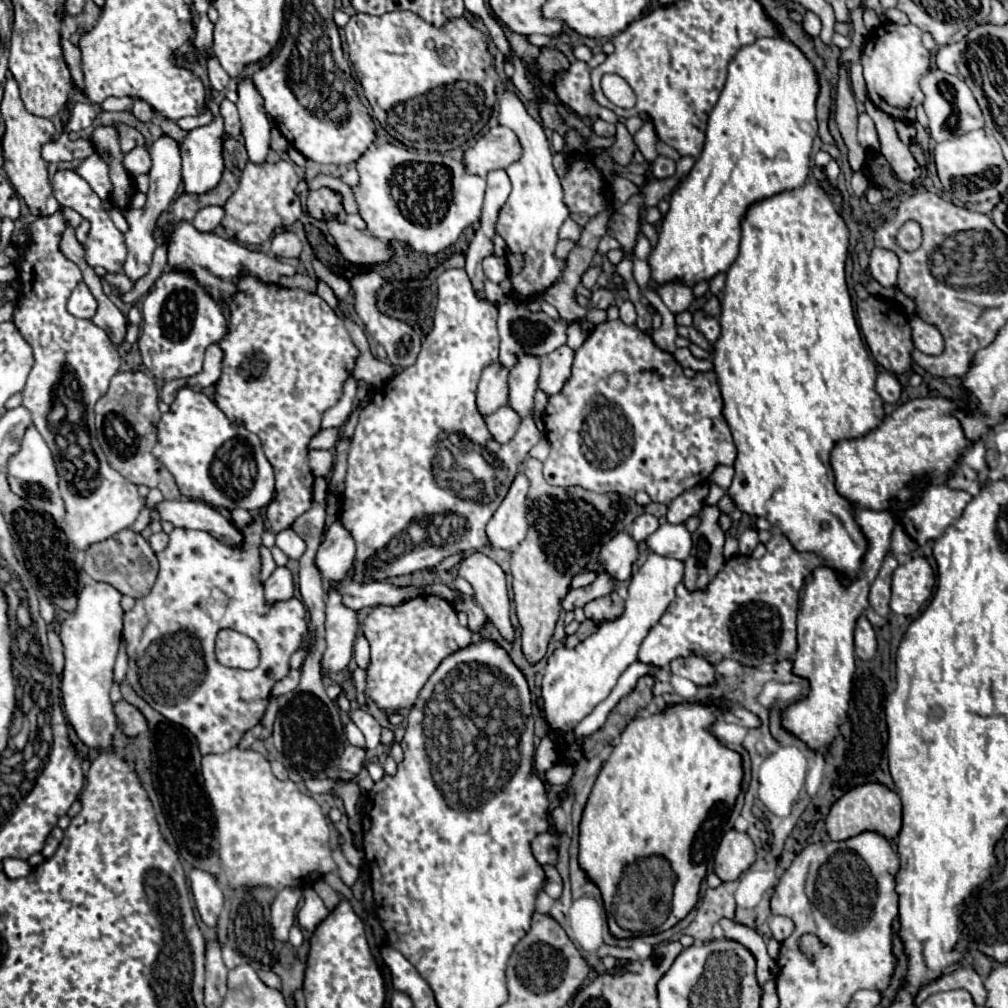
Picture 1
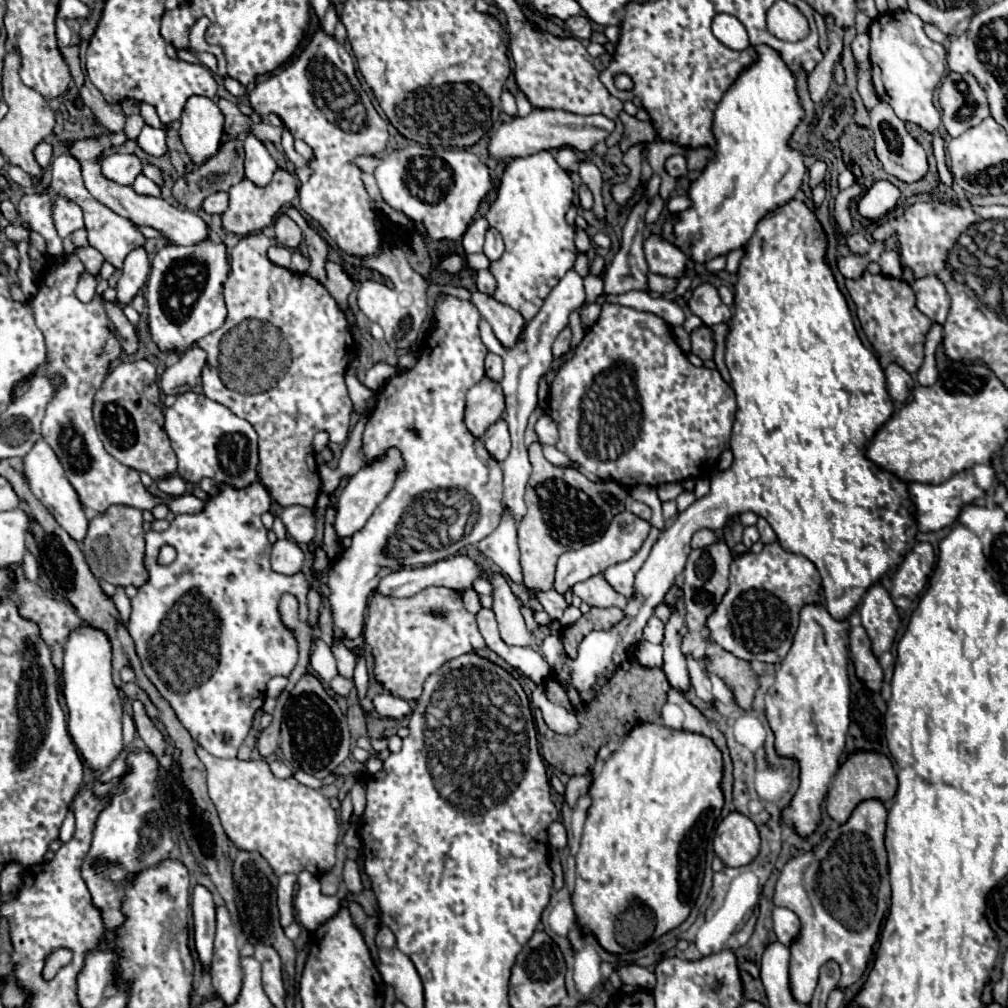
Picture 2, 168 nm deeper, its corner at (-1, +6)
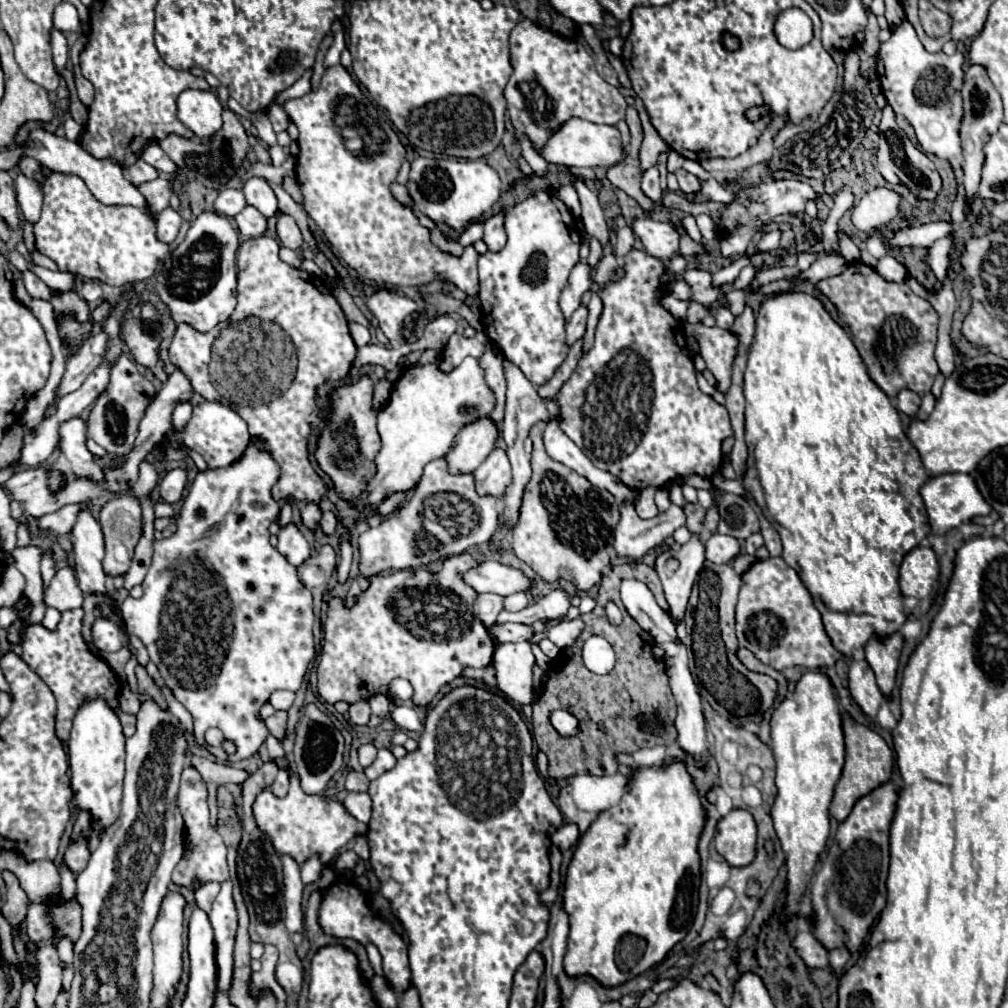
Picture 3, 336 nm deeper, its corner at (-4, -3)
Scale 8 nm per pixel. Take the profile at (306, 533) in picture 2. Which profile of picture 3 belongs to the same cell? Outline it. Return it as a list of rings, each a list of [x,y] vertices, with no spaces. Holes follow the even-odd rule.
[[[308,503],[308,505],[304,505],[304,507],[302,507],[300,515],[302,515],[302,523],[304,523],[310,531],[316,531],[318,521],[320,521],[320,517],[322,517],[322,509],[320,509],[318,505]]]

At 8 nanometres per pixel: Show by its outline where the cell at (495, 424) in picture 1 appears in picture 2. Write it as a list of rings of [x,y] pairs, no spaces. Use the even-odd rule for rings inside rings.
[[[503,420],[495,422],[495,426],[491,426],[491,430],[487,430],[487,434],[481,440],[483,440],[485,450],[491,454],[493,460],[497,460],[501,464],[507,458],[507,454],[511,450],[507,422],[503,422]]]

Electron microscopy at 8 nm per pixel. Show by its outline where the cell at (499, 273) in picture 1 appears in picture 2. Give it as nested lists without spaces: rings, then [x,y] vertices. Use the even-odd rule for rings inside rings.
[[[495,228],[487,230],[483,252],[485,252],[485,256],[489,260],[499,260],[501,258],[501,254],[503,254],[503,238],[501,238],[499,230],[495,230]]]

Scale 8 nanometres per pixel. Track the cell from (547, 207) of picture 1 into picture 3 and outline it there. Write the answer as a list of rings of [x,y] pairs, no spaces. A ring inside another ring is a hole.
[[[542,189],[532,195],[528,195],[524,201],[516,203],[510,211],[506,211],[504,217],[504,229],[508,235],[508,243],[498,253],[488,253],[478,259],[478,275],[480,275],[480,303],[482,303],[482,319],[484,329],[490,341],[510,359],[514,361],[522,373],[534,383],[542,385],[546,383],[558,365],[566,359],[566,345],[564,345],[564,317],[558,305],[558,297],[568,281],[568,275],[572,267],[578,263],[580,255],[580,231],[576,229],[576,219],[566,209],[564,201],[558,197],[556,191]],[[534,259],[534,269],[526,269]]]

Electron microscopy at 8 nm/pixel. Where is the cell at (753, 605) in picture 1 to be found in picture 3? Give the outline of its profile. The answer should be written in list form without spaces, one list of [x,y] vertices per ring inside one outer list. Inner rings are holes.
[[[782,557],[756,561],[742,575],[740,599],[736,605],[736,637],[740,647],[746,647],[762,663],[774,667],[776,671],[788,667],[834,667],[834,663],[842,657],[842,653],[832,645],[832,639],[826,635],[820,611],[816,609],[808,587],[802,583],[798,571],[794,571]]]

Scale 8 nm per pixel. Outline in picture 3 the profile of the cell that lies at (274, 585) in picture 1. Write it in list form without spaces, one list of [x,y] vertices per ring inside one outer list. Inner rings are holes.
[[[292,523],[288,527],[284,527],[284,529],[280,529],[276,549],[294,567],[300,567],[310,557],[310,545],[306,543],[304,535]]]

